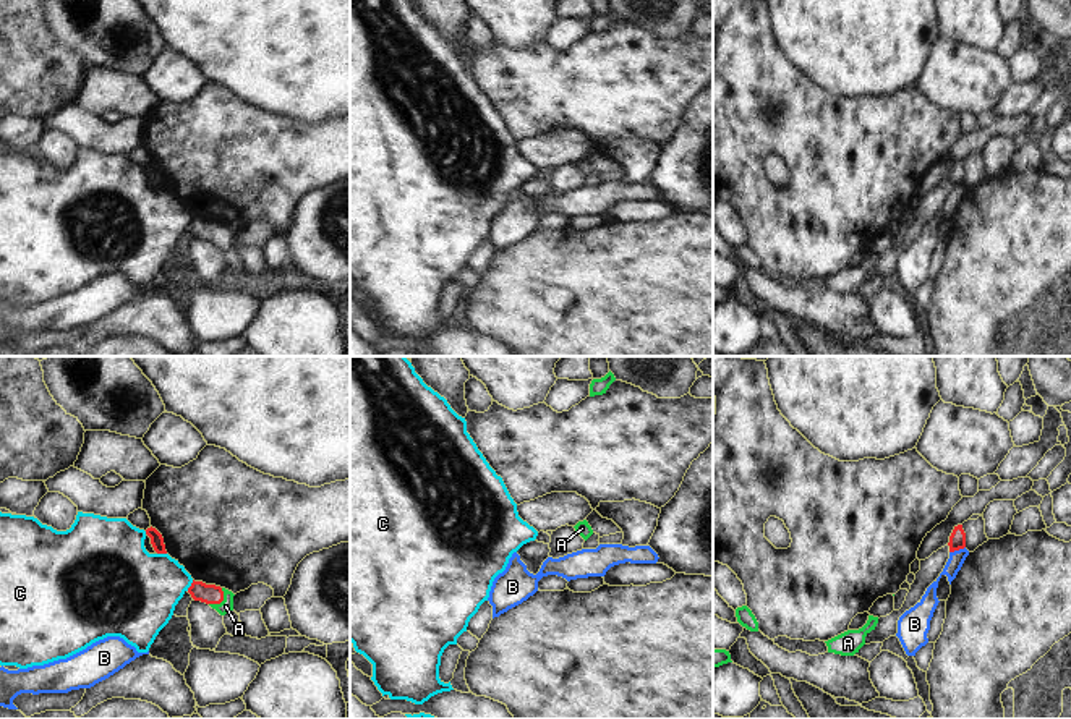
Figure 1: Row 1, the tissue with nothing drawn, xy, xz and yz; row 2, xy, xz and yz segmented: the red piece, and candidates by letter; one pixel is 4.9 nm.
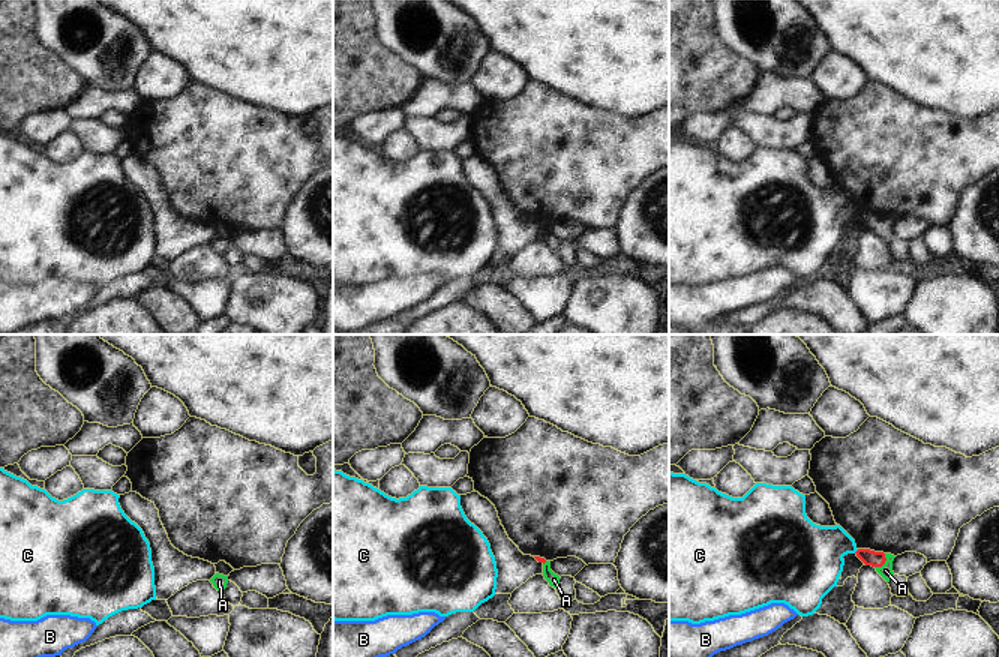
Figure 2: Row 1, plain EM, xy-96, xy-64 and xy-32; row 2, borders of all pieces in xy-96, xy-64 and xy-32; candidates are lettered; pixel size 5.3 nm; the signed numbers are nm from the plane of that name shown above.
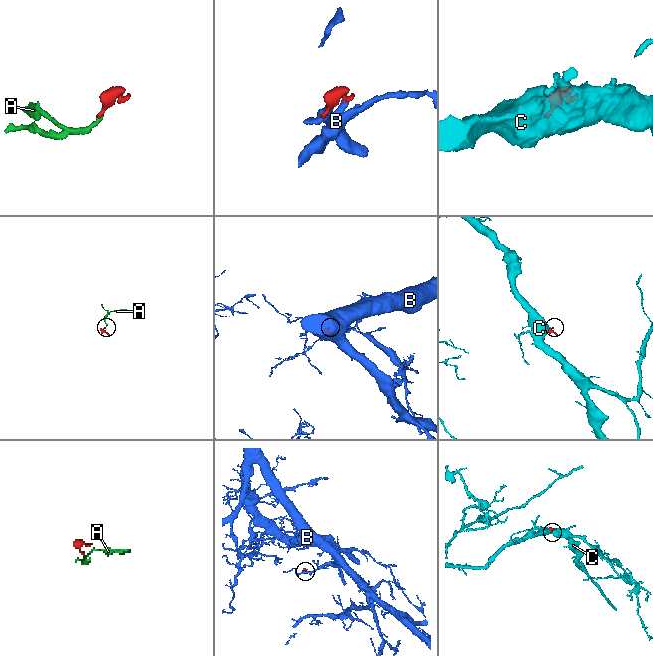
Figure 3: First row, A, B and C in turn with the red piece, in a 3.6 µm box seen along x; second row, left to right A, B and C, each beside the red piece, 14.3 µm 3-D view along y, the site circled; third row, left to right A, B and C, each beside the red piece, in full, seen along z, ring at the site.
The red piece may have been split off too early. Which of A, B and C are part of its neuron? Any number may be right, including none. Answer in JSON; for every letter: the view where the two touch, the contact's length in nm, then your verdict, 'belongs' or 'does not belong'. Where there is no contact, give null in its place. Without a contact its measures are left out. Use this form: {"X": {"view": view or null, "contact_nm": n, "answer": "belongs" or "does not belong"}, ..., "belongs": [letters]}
{"A": {"view": "xy", "contact_nm": 110, "answer": "belongs"}, "B": {"view": "yz", "contact_nm": 90, "answer": "does not belong"}, "C": {"view": "xy", "contact_nm": 70, "answer": "does not belong"}, "belongs": ["A"]}

